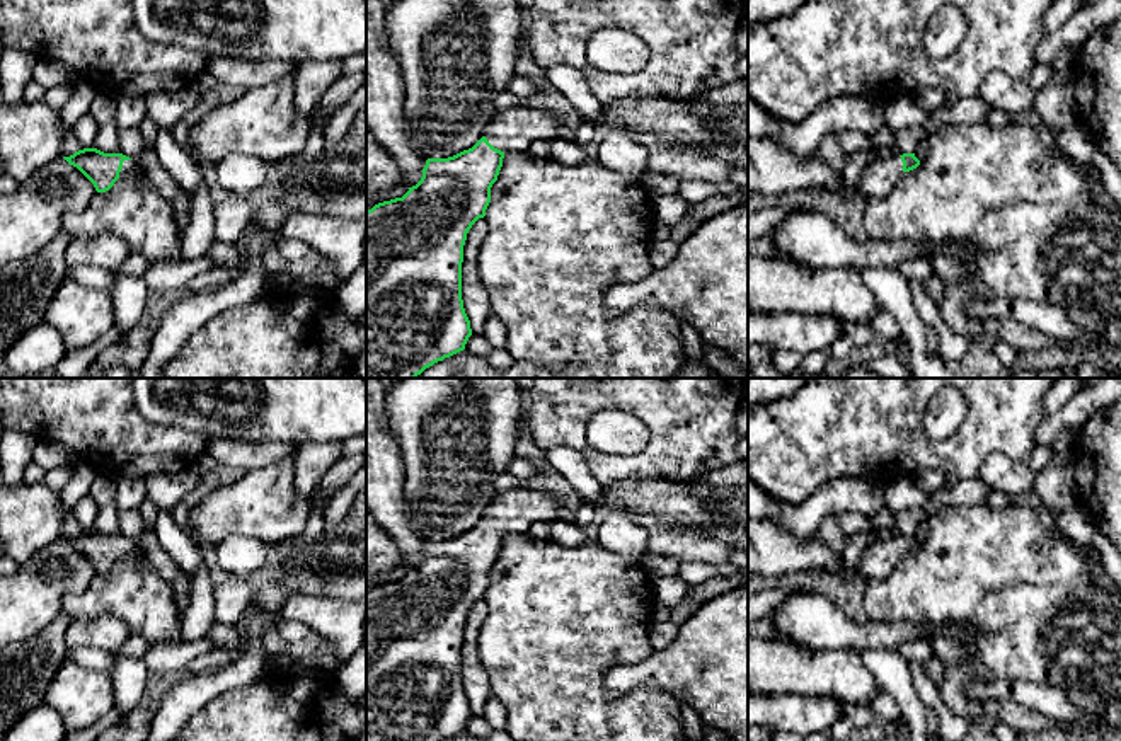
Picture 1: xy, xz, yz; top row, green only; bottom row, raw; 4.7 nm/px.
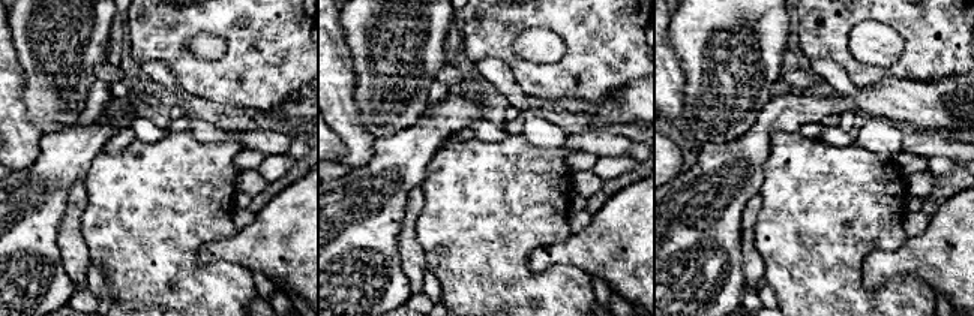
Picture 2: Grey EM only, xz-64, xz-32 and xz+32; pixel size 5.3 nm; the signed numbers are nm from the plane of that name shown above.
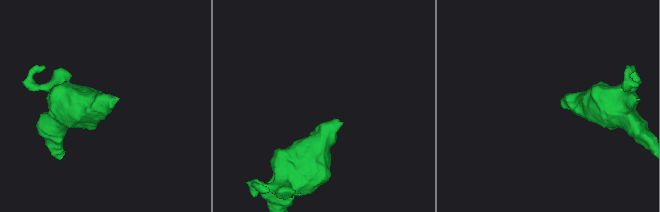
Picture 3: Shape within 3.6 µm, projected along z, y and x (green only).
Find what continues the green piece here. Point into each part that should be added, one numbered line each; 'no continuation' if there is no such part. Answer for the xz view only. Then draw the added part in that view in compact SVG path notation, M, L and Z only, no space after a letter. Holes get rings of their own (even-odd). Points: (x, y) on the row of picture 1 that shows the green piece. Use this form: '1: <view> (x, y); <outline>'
1: xz (515, 130); M518 104L497 112L487 124L484 136L501 152L526 152L535 141L557 138L557 129L566 119L526 104Z

